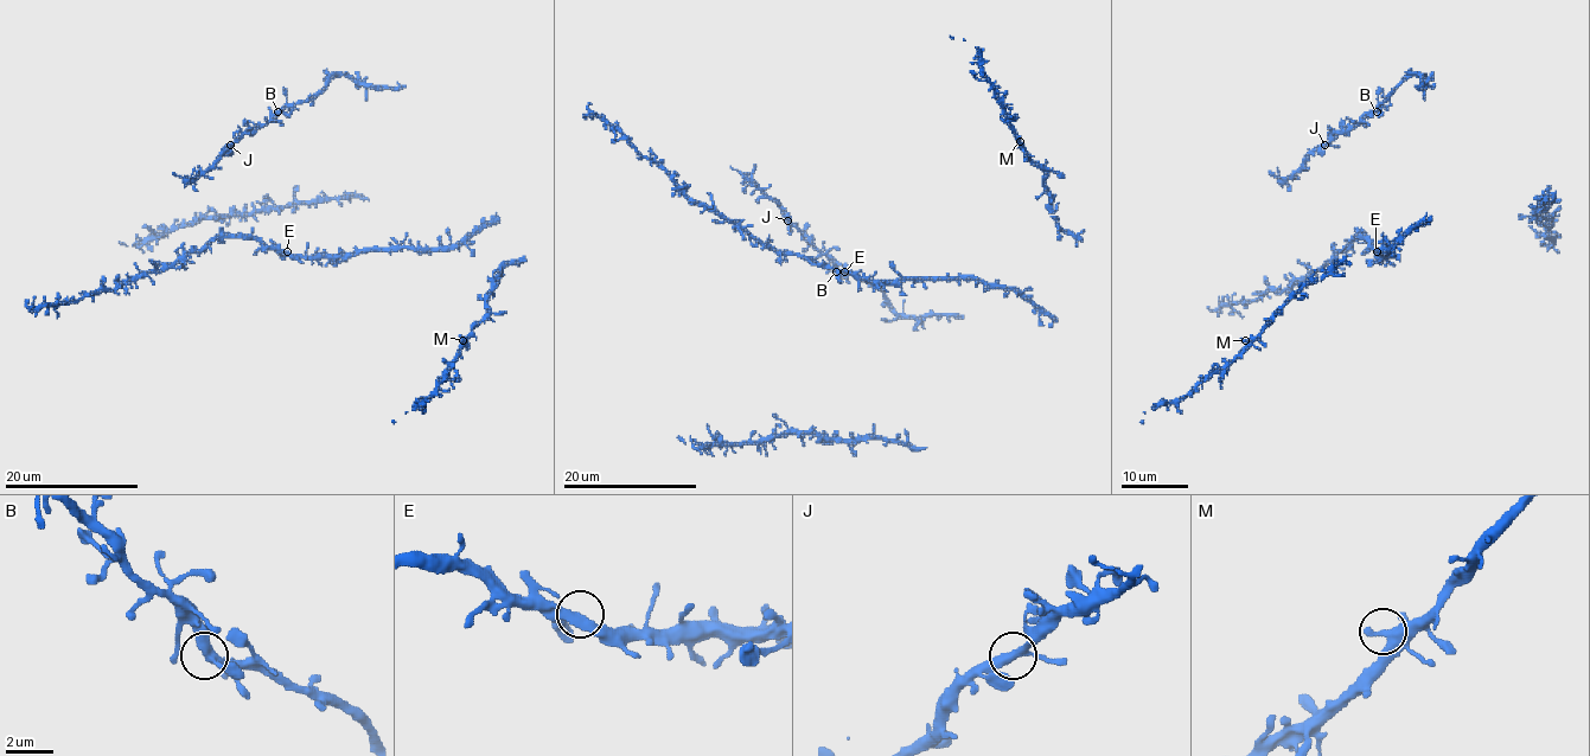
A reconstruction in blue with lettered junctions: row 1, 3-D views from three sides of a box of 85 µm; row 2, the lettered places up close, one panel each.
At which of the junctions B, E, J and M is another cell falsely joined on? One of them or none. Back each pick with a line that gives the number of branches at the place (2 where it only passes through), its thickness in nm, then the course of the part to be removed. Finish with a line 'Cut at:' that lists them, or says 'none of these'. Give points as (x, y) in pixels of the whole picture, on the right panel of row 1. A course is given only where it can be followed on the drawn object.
Cut at: none of these

